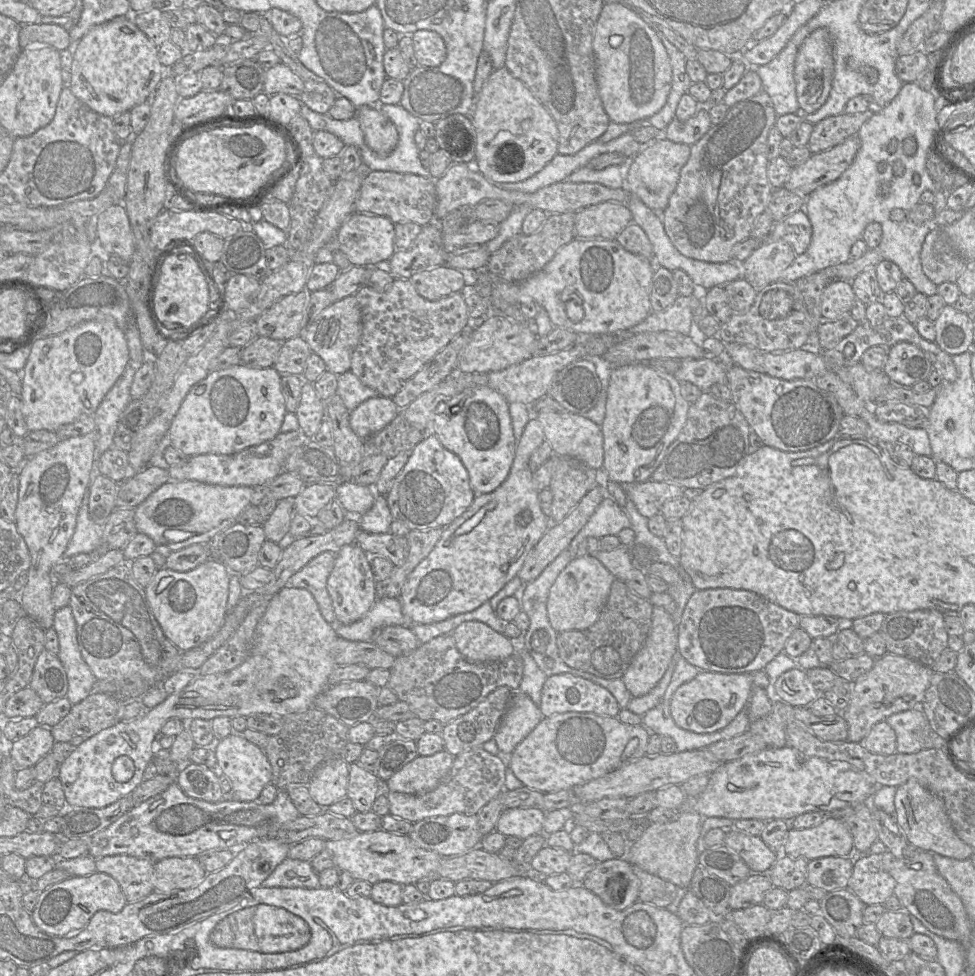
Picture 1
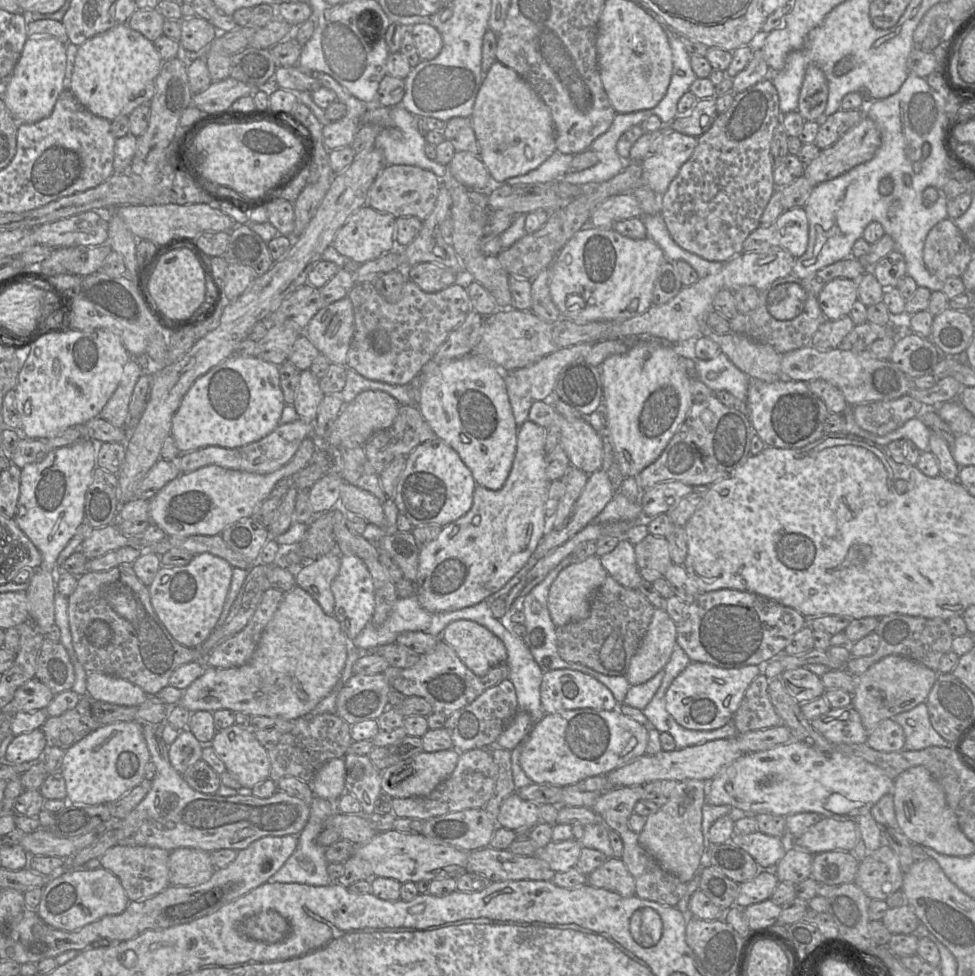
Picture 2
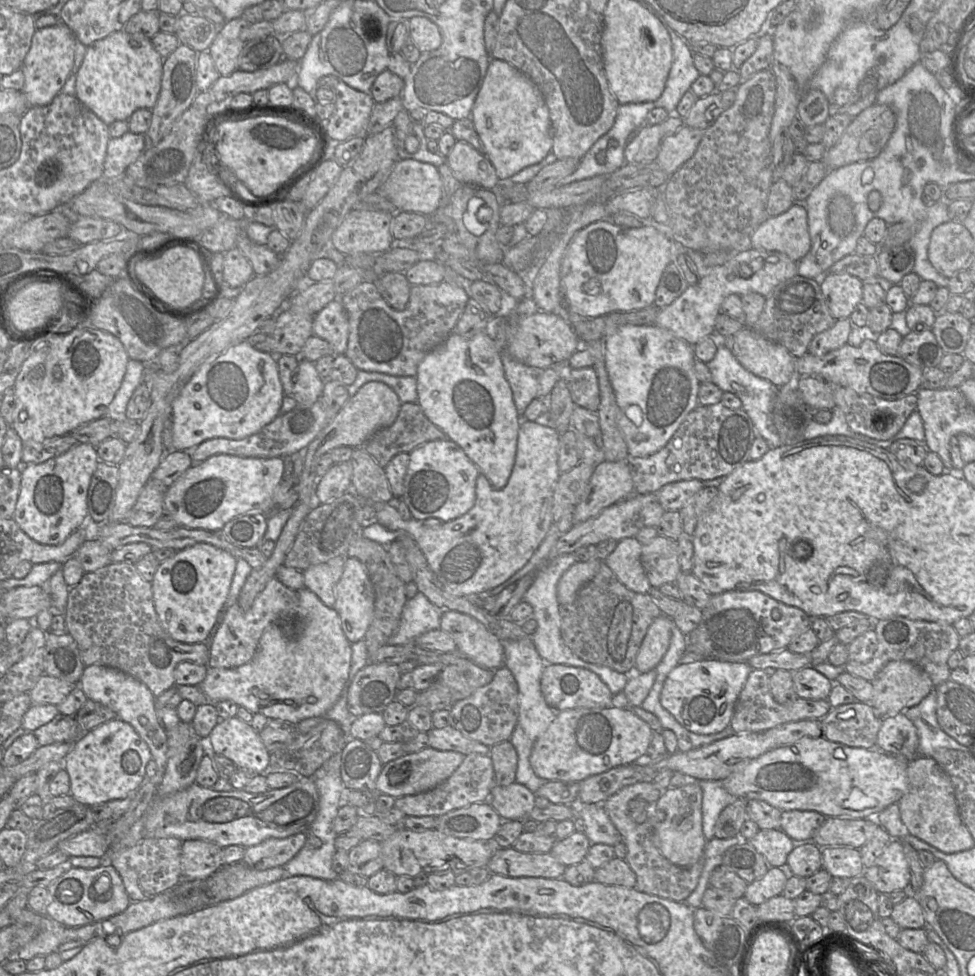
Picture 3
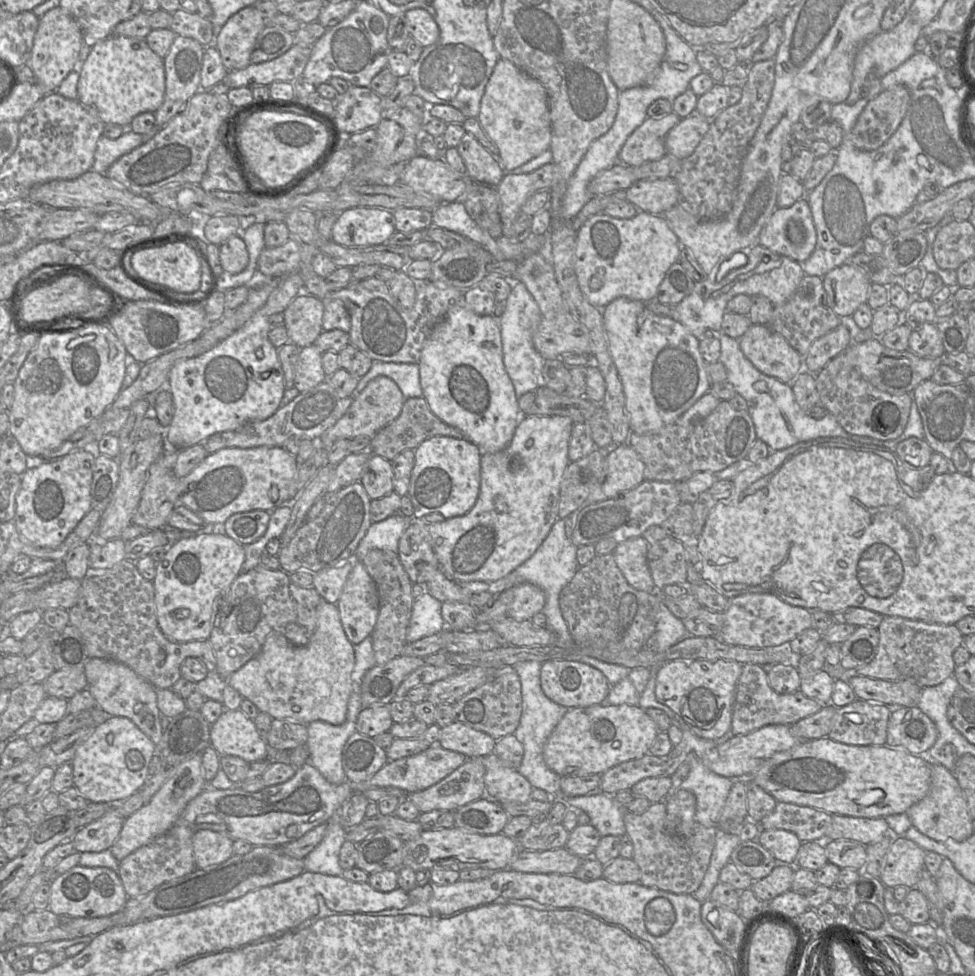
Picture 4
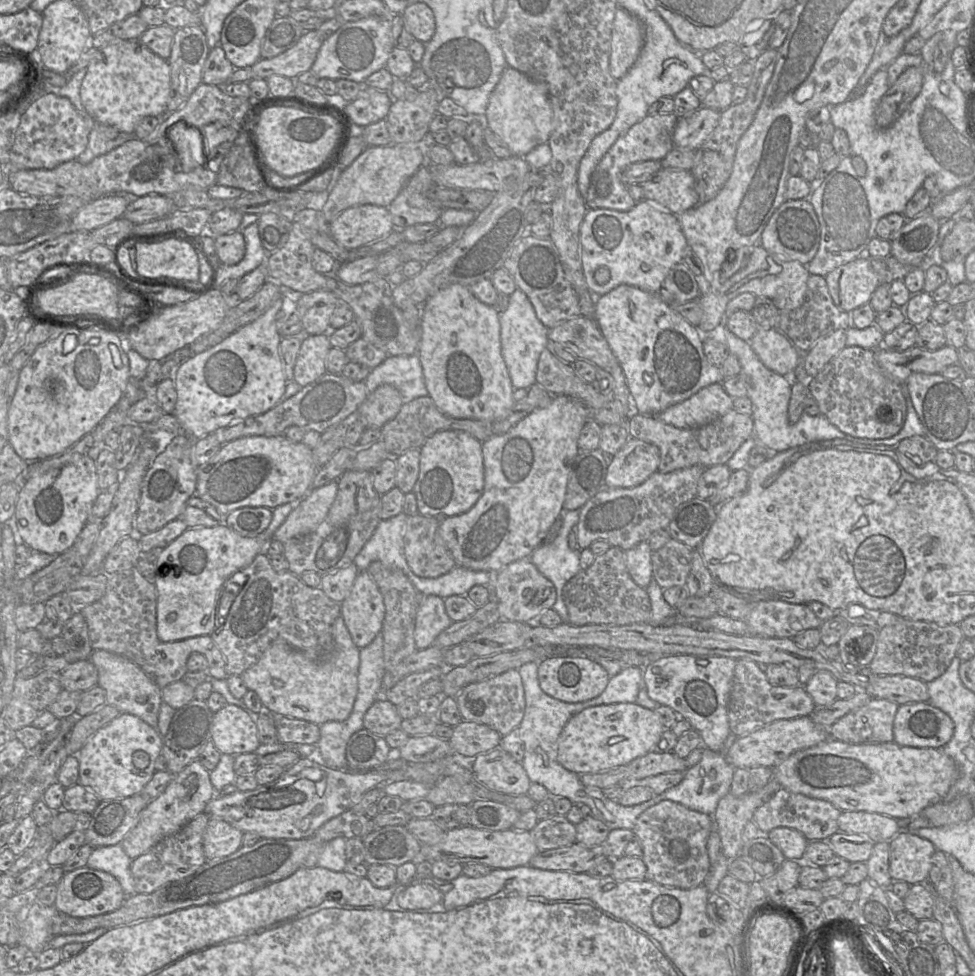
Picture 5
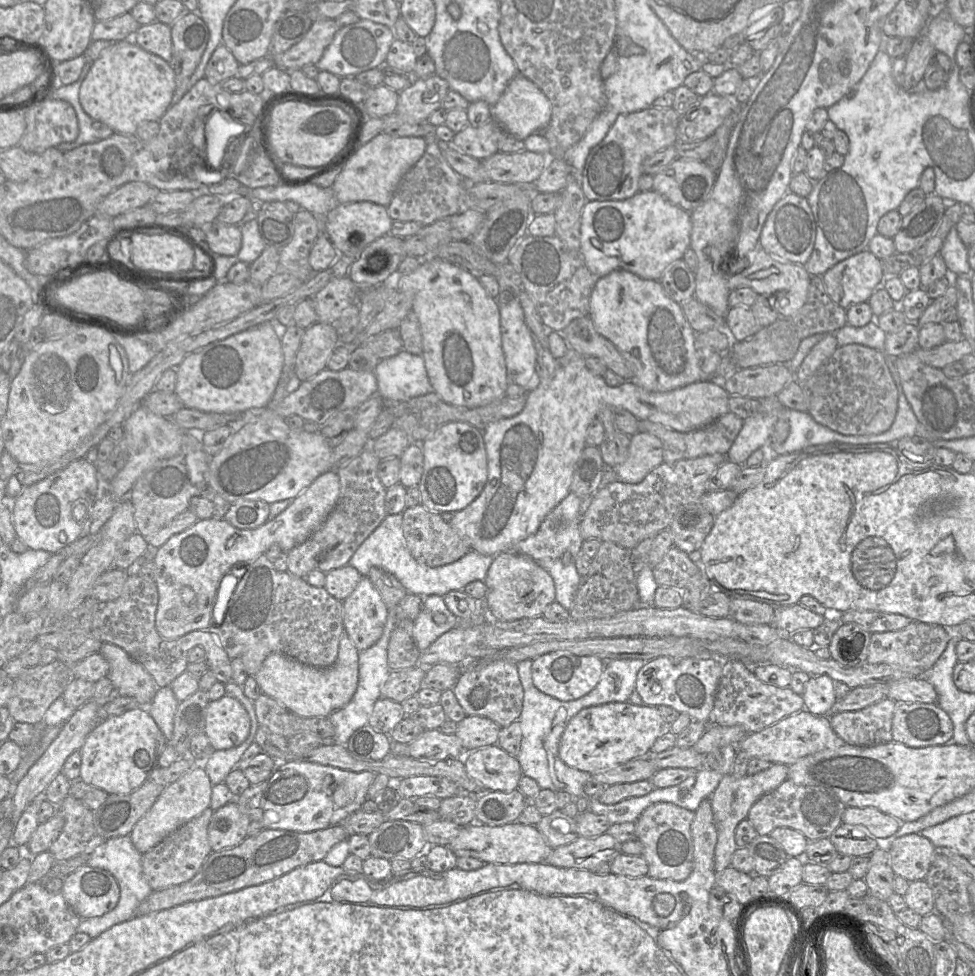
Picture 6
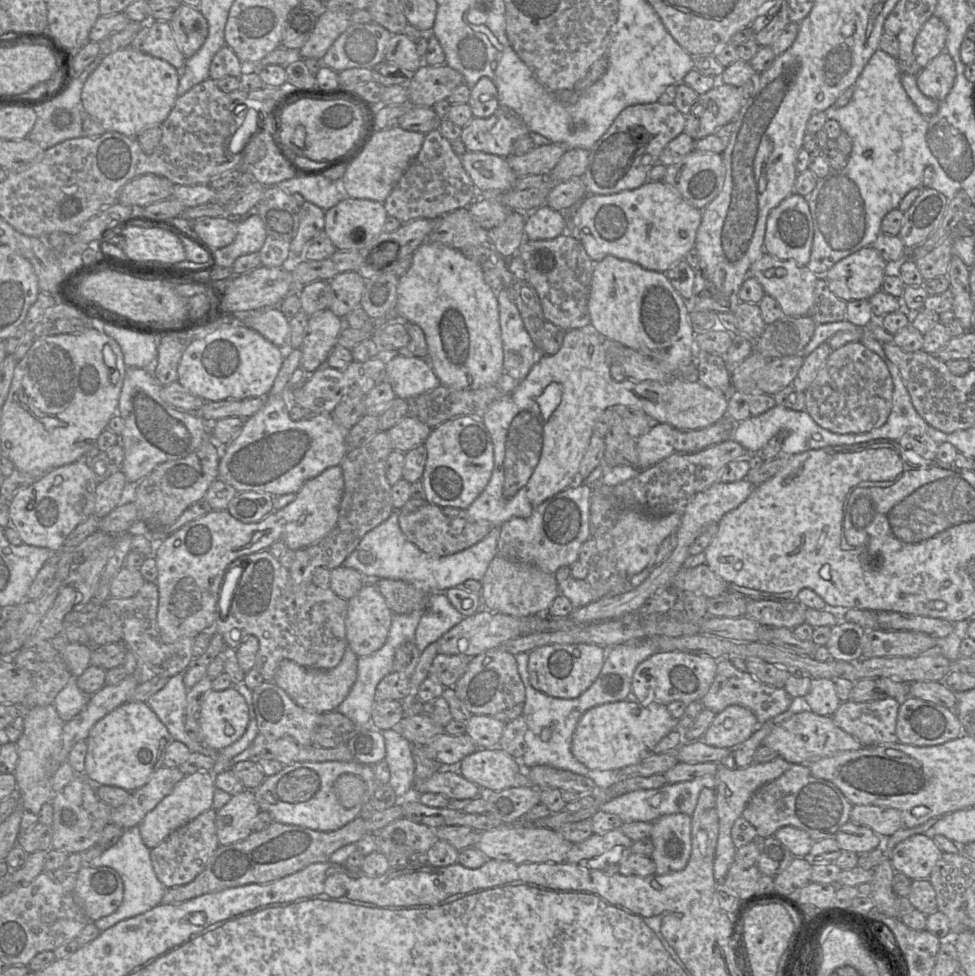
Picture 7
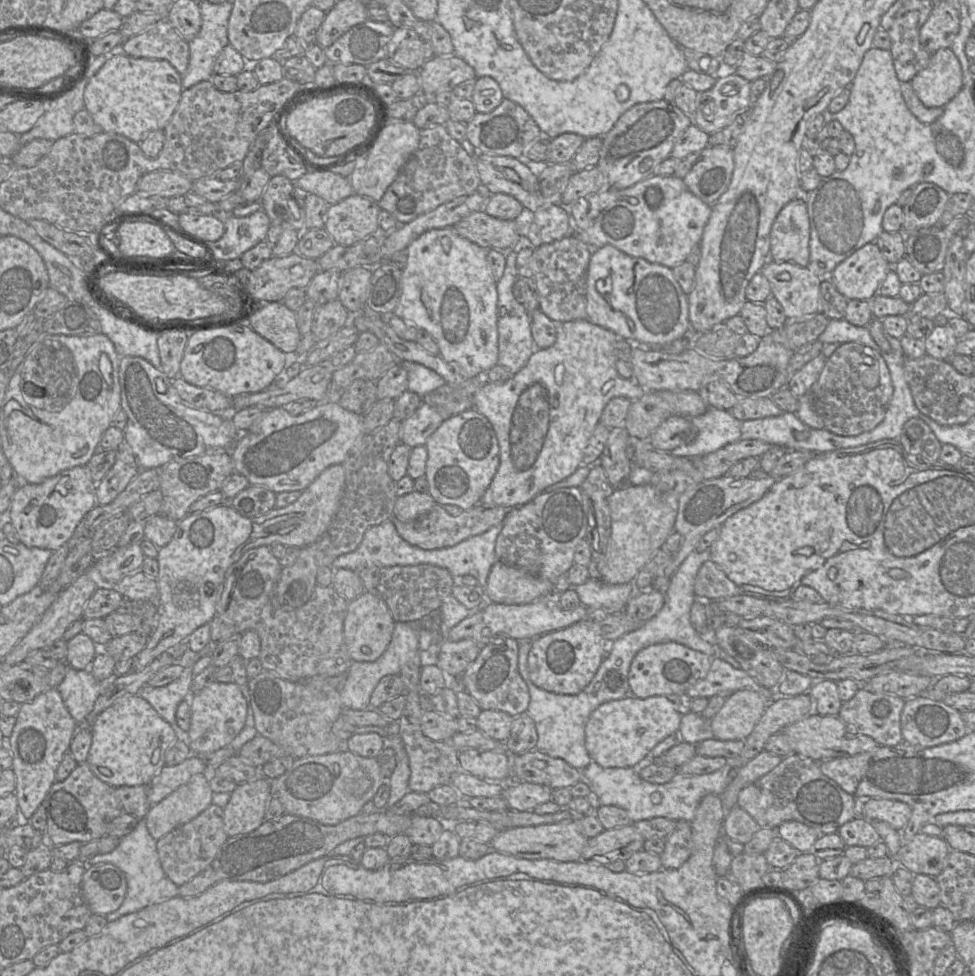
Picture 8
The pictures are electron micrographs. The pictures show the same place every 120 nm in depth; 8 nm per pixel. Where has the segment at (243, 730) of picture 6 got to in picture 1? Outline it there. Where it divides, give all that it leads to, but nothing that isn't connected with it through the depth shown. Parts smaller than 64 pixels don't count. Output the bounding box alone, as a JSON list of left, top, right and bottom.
[213,731,272,801]

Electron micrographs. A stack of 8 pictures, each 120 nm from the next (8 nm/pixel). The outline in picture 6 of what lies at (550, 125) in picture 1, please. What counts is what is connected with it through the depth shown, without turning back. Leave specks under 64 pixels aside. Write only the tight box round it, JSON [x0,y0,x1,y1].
[491,73,551,141]

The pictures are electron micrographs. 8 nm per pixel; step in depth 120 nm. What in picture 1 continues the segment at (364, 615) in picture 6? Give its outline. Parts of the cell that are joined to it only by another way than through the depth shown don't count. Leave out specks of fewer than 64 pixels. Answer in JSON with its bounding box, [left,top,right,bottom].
[327,543,377,625]

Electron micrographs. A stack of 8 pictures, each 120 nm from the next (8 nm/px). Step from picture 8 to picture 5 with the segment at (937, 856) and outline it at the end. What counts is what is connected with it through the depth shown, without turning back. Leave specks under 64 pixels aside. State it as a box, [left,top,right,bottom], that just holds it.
[889,830,934,885]

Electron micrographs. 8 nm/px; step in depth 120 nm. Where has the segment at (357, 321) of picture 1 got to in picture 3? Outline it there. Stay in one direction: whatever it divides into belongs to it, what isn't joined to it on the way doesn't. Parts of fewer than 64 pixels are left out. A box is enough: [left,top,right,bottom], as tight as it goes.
[312,297,349,355]

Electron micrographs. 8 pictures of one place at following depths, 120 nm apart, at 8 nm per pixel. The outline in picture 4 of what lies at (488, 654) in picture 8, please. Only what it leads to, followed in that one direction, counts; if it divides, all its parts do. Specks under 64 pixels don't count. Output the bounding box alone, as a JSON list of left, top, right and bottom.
[453,667,522,740]

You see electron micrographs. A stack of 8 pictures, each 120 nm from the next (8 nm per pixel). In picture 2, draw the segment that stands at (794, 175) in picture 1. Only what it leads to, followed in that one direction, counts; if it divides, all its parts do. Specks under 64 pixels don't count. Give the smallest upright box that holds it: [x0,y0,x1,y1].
[803,116,881,185]

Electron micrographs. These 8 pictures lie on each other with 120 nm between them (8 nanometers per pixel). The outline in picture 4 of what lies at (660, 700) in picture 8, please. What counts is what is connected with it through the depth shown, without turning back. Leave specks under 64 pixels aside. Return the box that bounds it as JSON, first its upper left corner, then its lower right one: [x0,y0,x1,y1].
[543,703,658,777]

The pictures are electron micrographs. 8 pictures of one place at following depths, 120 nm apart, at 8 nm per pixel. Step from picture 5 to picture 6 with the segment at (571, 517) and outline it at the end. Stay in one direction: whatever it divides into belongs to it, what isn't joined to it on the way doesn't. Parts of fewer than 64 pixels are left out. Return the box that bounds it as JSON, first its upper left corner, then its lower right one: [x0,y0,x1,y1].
[537,558,581,612]

